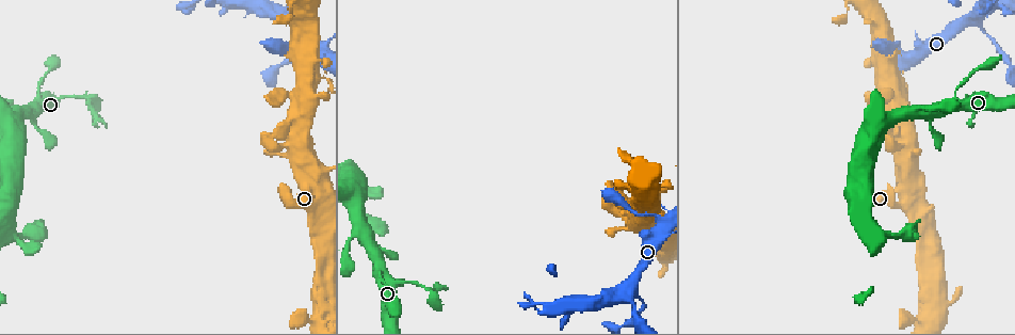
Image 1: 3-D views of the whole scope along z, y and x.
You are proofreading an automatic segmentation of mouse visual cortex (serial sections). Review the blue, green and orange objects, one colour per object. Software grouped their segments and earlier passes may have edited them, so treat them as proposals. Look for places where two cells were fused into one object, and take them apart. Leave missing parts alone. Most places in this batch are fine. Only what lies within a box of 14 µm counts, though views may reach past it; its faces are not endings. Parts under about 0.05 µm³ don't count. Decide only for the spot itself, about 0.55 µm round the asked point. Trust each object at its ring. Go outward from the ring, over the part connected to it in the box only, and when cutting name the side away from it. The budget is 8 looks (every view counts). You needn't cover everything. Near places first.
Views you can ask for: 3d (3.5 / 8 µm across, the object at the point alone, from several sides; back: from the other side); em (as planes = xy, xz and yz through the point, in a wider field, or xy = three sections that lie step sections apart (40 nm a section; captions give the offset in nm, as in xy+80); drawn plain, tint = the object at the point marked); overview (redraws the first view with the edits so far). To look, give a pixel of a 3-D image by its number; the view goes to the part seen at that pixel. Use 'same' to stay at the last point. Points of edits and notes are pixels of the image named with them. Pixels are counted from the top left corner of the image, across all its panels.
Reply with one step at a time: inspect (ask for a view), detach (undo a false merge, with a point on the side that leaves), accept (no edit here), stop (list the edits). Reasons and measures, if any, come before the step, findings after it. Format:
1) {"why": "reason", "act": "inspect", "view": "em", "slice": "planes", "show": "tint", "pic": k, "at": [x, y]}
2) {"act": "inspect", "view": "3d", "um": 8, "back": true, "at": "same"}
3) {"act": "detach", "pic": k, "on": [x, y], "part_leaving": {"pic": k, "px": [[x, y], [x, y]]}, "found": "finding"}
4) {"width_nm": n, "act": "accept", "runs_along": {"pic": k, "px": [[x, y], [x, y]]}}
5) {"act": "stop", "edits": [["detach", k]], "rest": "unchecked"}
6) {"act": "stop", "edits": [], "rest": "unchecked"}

{"why": "abrupt turn", "act": "inspect", "view": "3d", "um": 8, "pic": 1, "at": [901, 191]}

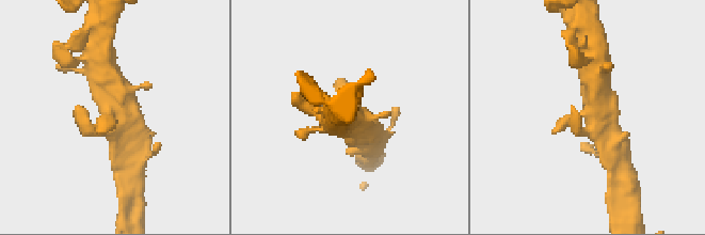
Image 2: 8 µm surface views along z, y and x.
{"why": "shape alone is not enough", "act": "inspect", "view": "em", "slice": "xy", "step": 1, "show": "tint", "pic": 2, "at": [590, 113]}

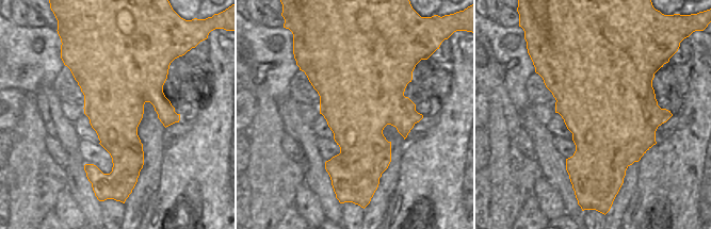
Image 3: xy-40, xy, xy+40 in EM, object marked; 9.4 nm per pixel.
{"act": "accept", "runs_along": {"pic": 2, "px": [[572, 119], [597, 106], [596, 74]]}, "found": "continuous, no second cell"}

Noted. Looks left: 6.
{"why": "sharp bend", "act": "inspect", "view": "3d", "um": 3.5, "pic": 1, "at": [933, 318]}

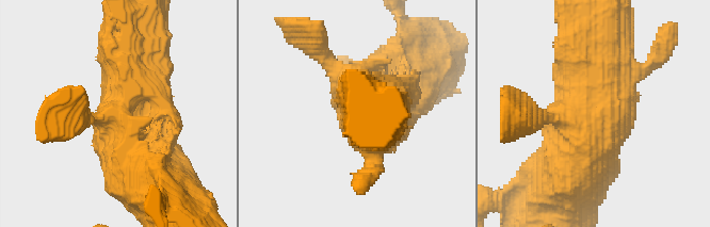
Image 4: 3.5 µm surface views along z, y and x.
{"act": "inspect", "view": "em", "slice": "xy", "step": 2, "show": "tint", "pic": 4, "at": [593, 112]}

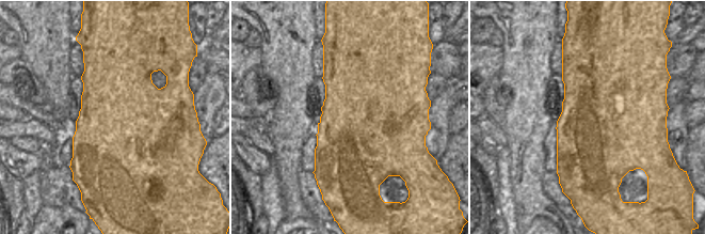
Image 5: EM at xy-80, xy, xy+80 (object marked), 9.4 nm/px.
{"act": "accept", "runs_along": {"pic": 4, "px": [[606, 44], [597, 109], [539, 115]]}, "found": "all the same cell"}

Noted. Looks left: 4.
{"why": "a narrow waist", "act": "inspect", "view": "3d", "um": 3.5, "pic": 1, "at": [292, 92]}

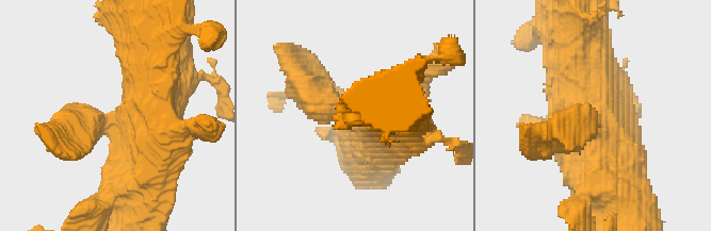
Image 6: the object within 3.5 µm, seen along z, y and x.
{"why": "need the tissue", "act": "inspect", "view": "em", "slice": "xy", "step": 2, "show": "tint", "pic": 6, "at": [118, 124]}

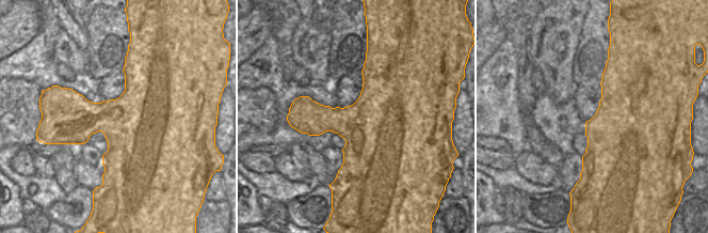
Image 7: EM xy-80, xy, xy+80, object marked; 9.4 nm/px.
{"act": "inspect", "view": "em", "slice": "xy", "step": 5, "show": "tint", "at": "same"}

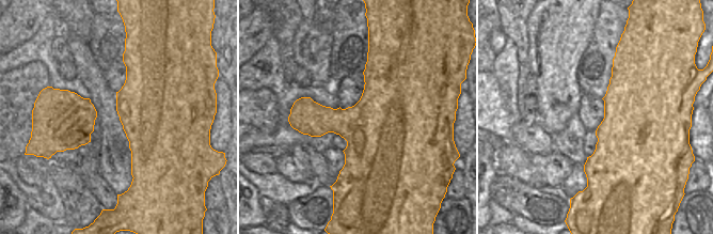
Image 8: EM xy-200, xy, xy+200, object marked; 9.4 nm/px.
{"width_nm": 700, "act": "accept", "runs_along": {"pic": 6, "px": [[618, 199], [594, 127], [583, 65]]}, "found": "all the same cell"}

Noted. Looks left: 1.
{"act": "stop", "edits": [], "rest": "unchecked"}

